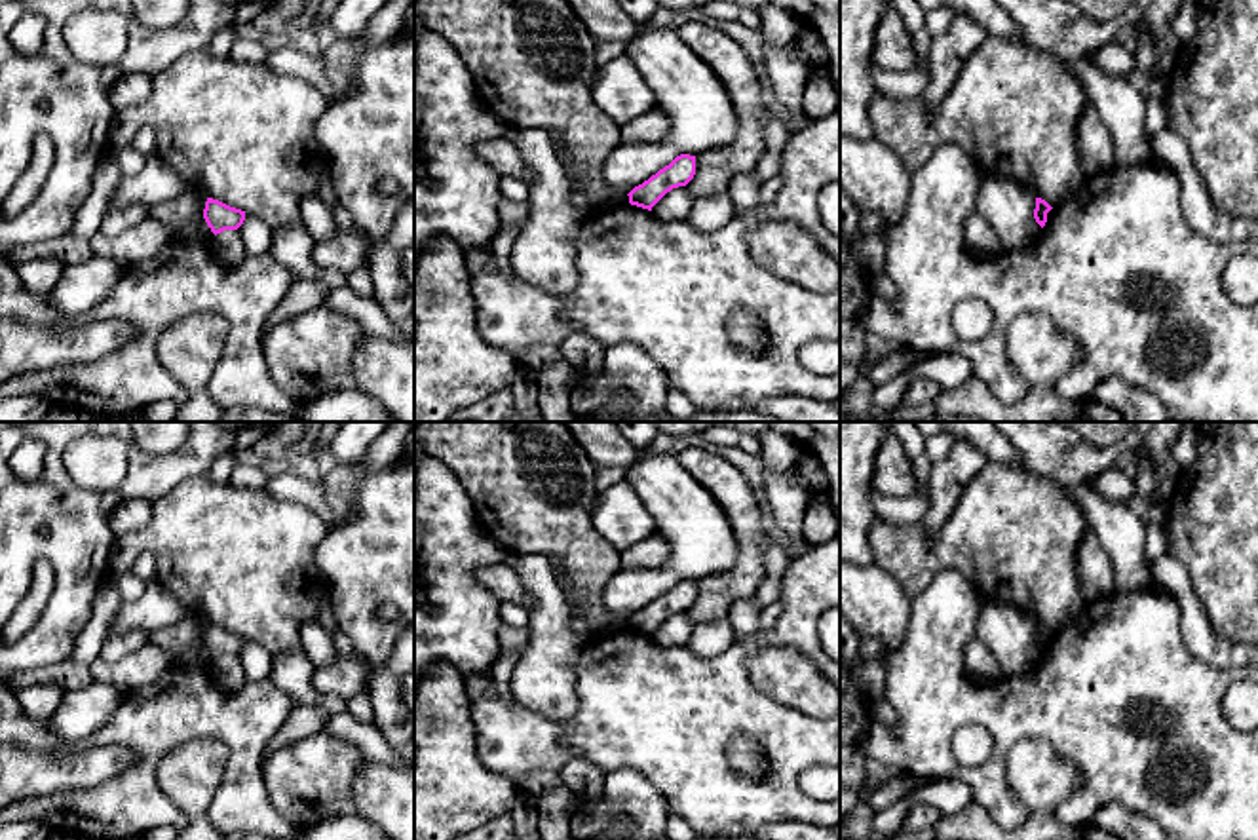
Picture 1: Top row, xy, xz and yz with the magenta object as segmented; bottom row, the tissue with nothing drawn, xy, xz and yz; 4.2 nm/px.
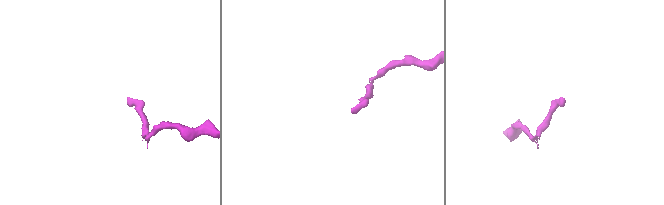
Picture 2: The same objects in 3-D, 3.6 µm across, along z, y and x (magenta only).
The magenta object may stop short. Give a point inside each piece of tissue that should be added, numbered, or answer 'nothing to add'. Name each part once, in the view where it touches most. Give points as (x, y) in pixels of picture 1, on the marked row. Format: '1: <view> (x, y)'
nothing to add

